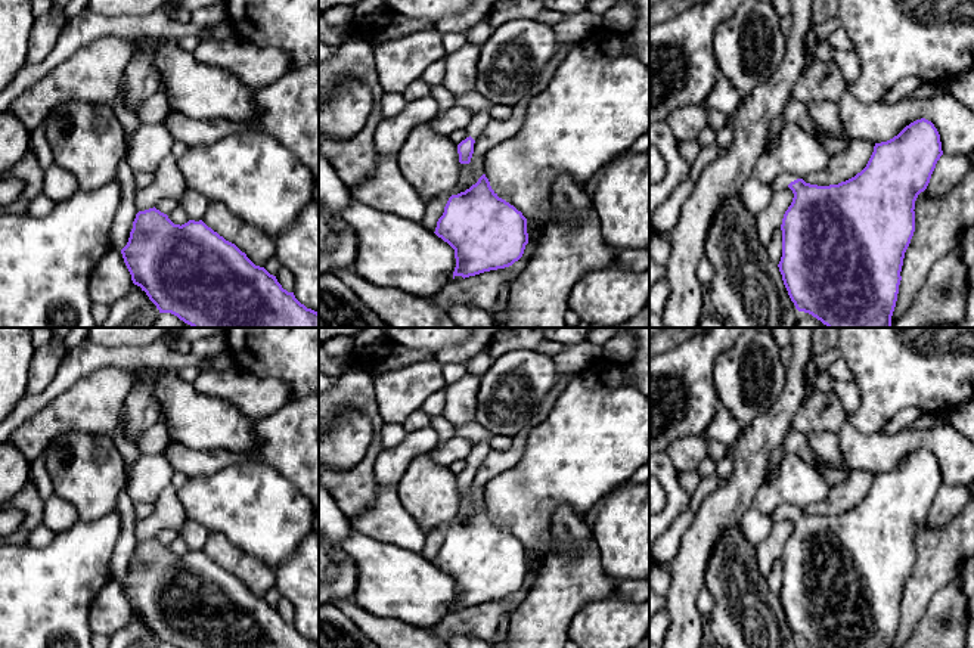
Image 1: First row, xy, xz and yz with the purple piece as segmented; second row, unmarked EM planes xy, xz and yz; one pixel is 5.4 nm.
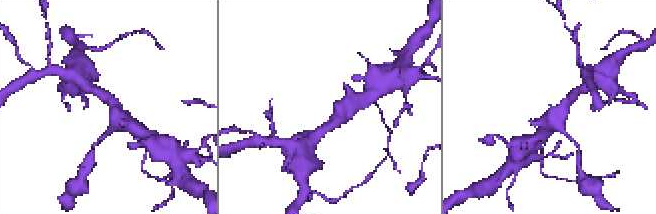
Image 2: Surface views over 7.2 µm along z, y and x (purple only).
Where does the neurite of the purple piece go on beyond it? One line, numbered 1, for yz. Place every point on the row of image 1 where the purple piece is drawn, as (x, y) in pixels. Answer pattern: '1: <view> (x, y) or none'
1: yz (782, 180)

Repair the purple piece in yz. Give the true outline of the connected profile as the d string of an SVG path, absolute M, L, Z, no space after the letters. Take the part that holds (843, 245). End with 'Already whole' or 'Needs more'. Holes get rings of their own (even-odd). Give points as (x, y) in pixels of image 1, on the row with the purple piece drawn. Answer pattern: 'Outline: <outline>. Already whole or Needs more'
Outline: M921 118L893 139L875 143L866 167L838 185L810 185L790 173L776 176L770 187L791 189L794 193L781 224L782 257L778 267L798 311L812 314L828 328L891 328L903 258L915 232L915 201L927 189L942 155L937 128Z. Needs more

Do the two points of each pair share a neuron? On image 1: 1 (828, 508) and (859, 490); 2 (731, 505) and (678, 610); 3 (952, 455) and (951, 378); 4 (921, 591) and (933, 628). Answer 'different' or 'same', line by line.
1: same
2: same
3: different
4: different

